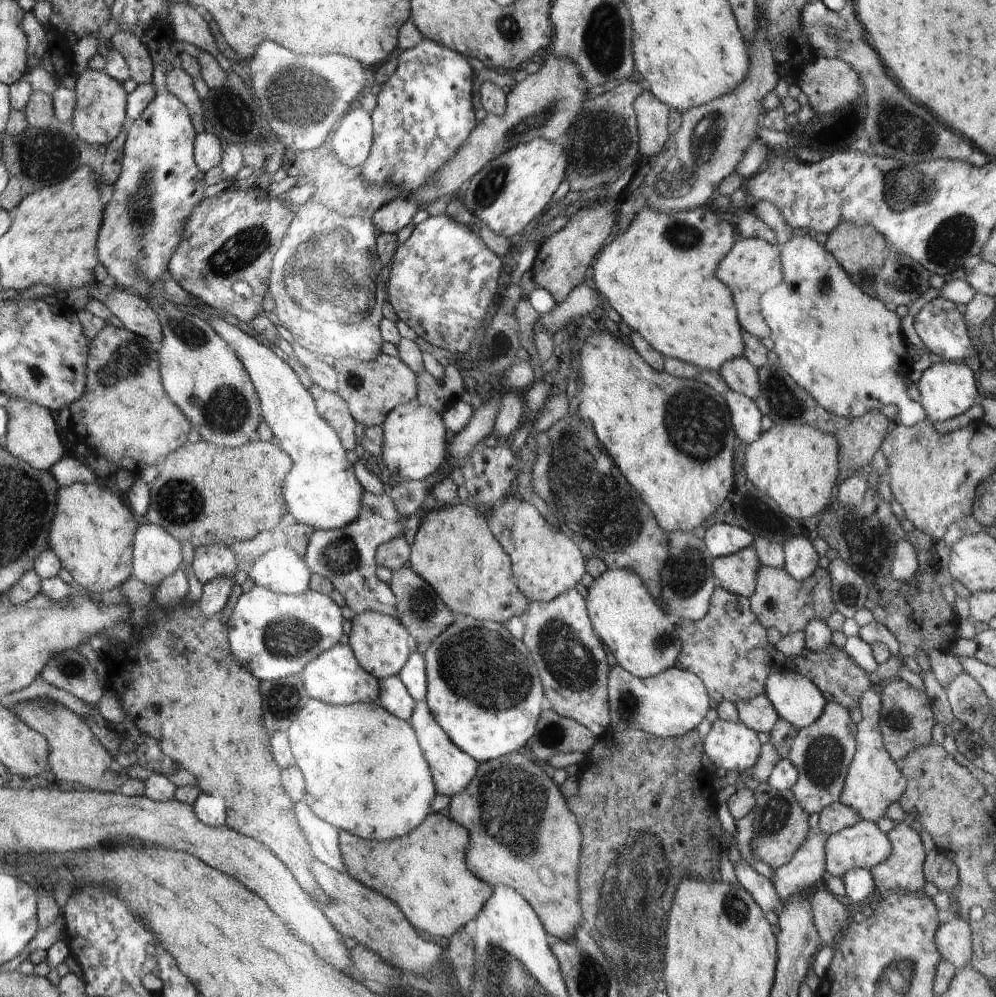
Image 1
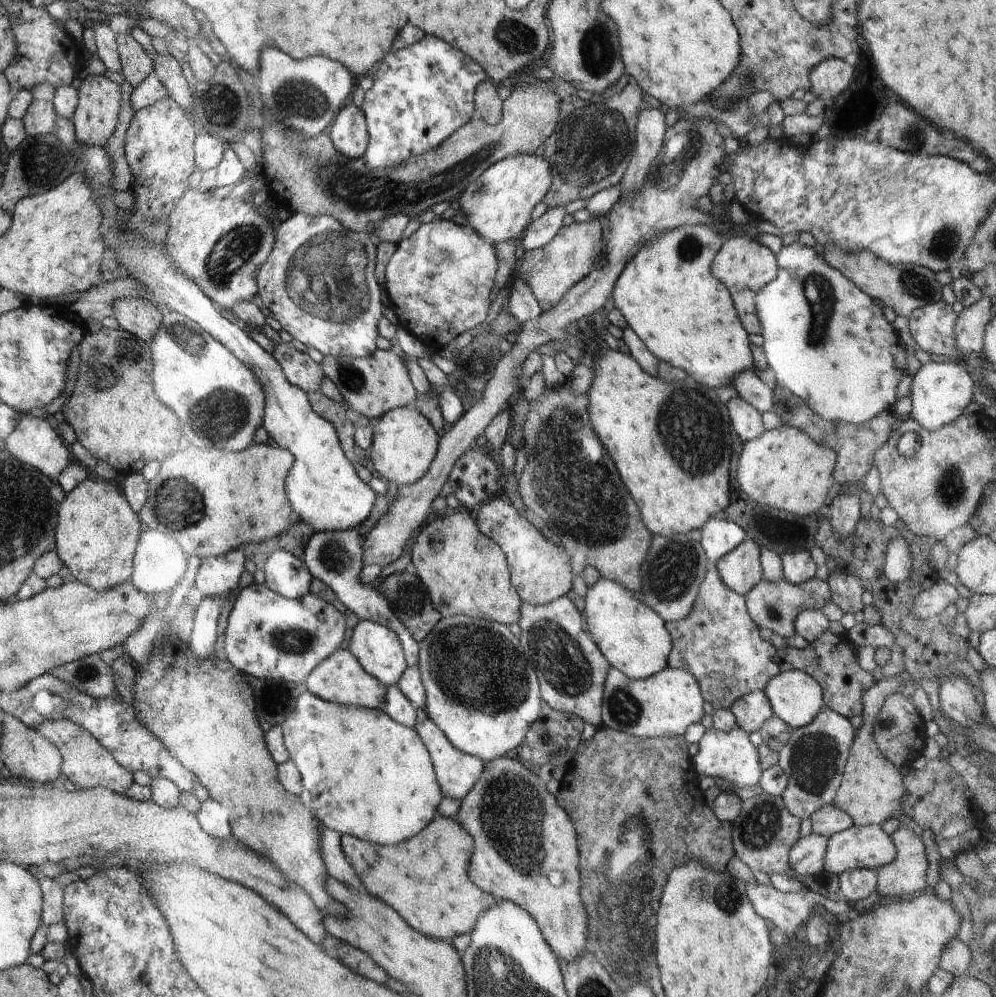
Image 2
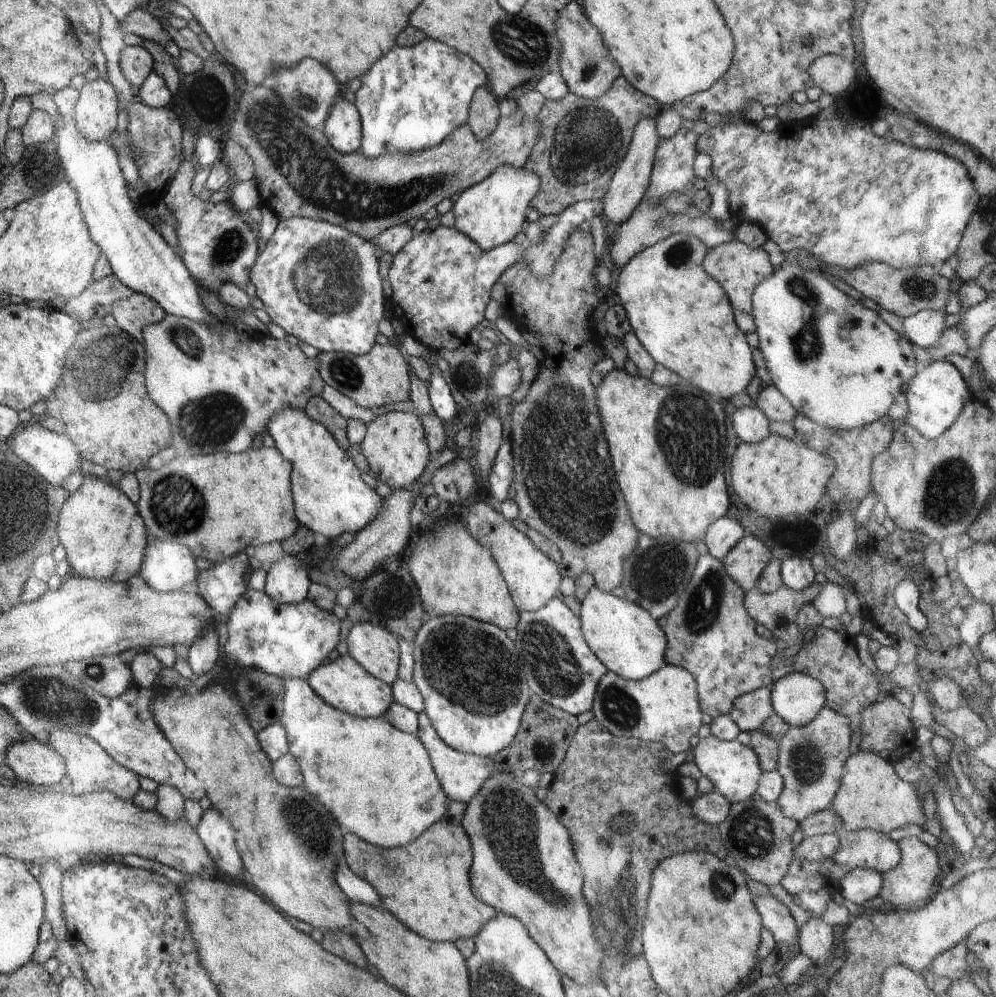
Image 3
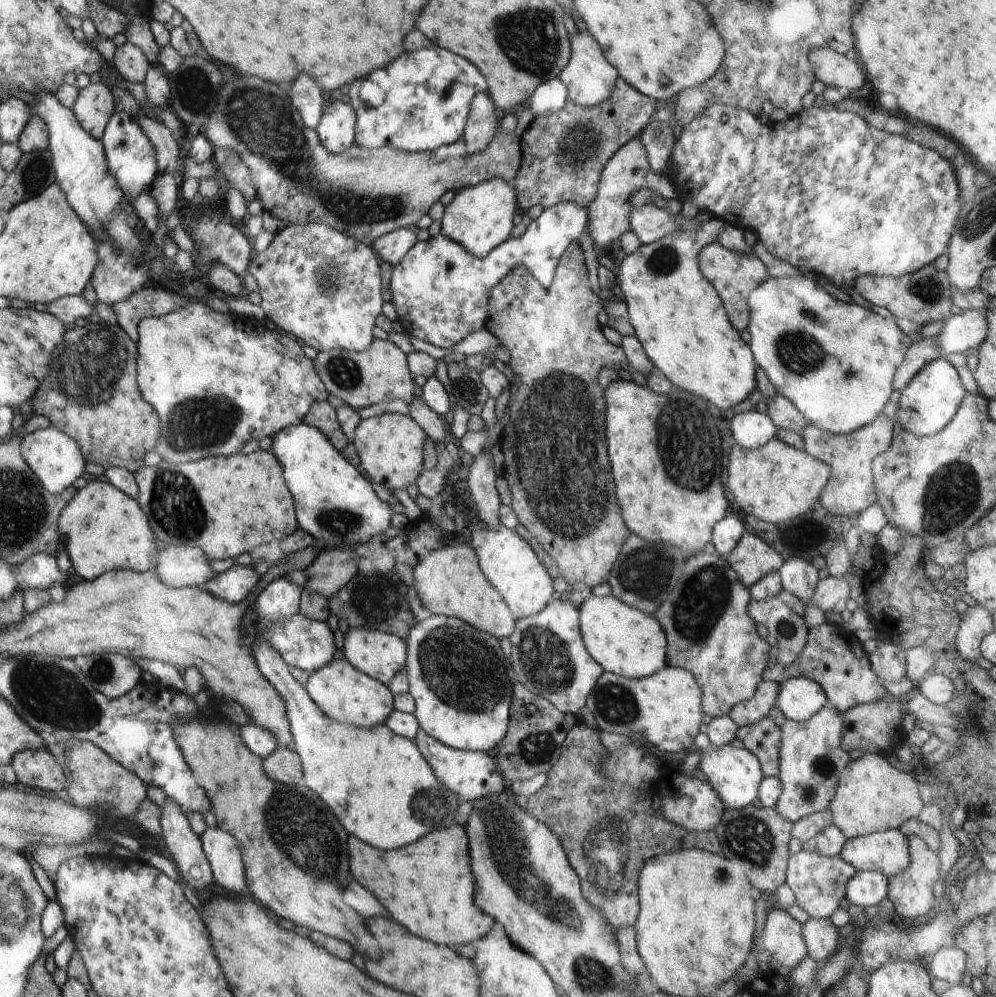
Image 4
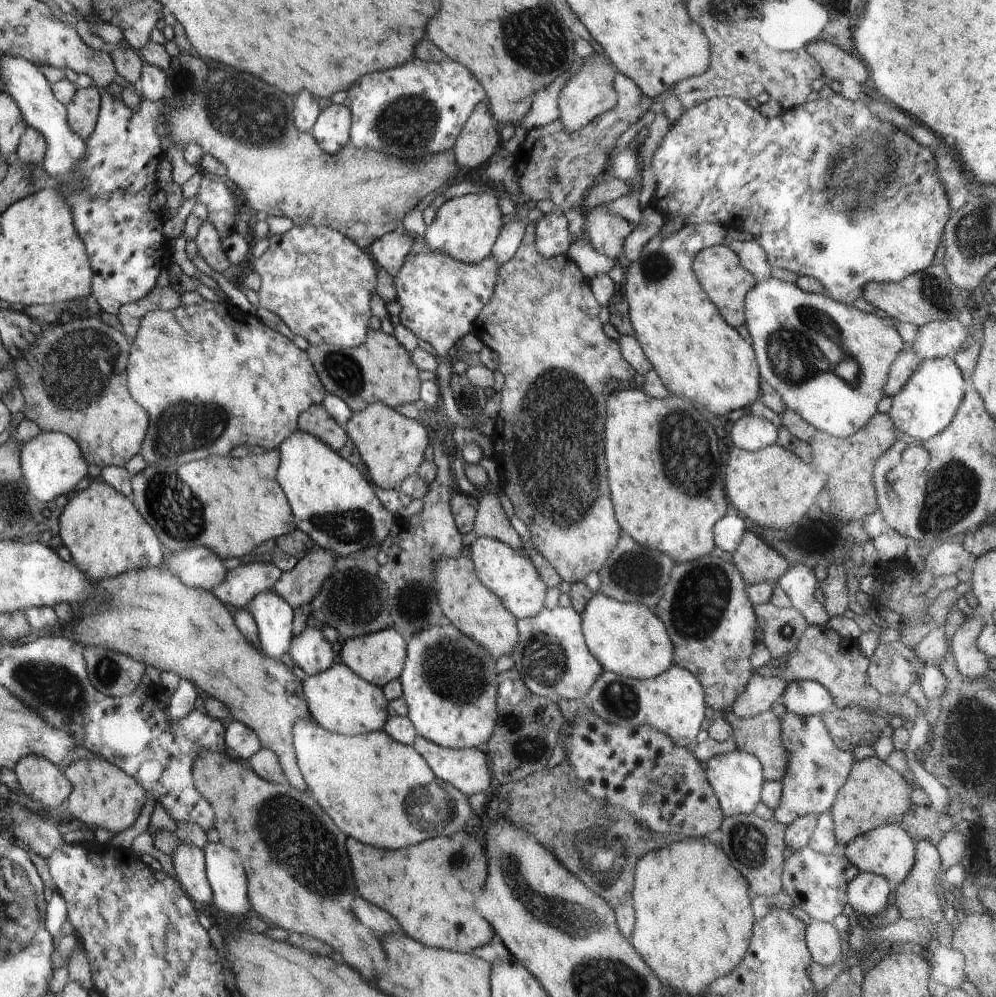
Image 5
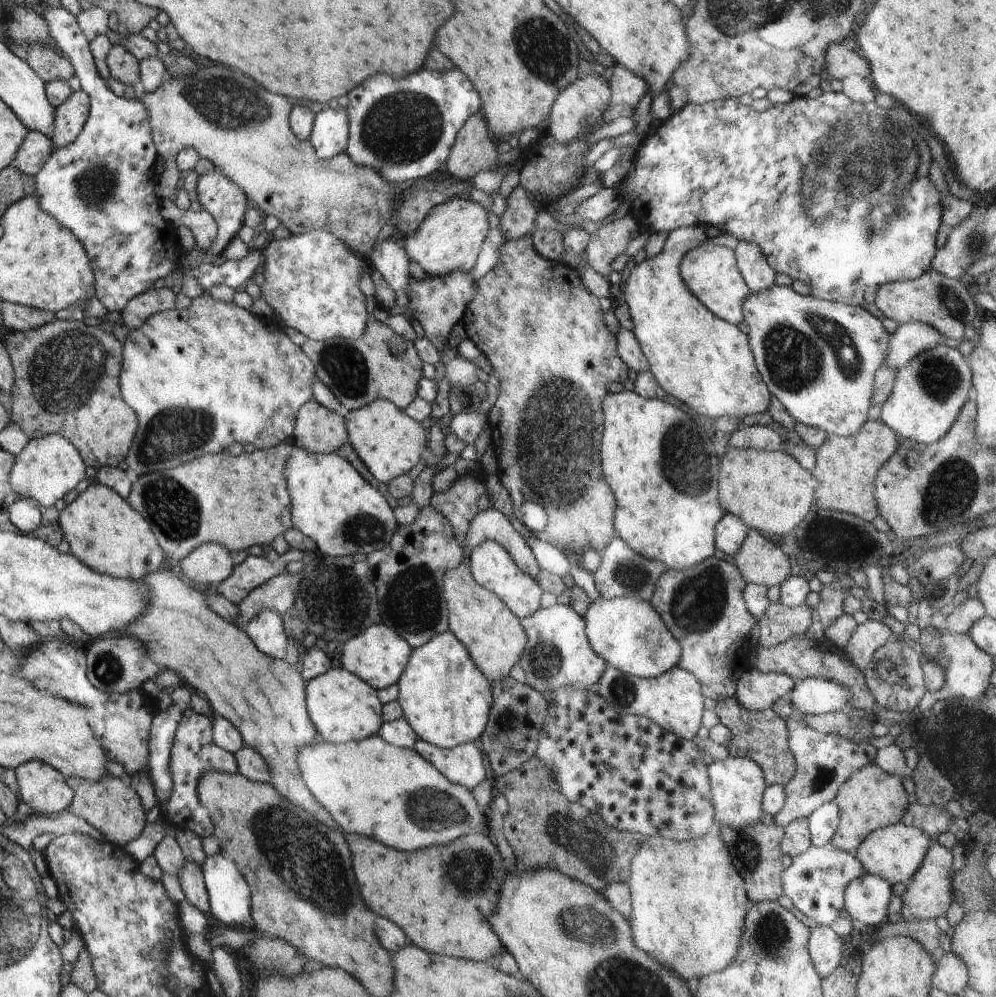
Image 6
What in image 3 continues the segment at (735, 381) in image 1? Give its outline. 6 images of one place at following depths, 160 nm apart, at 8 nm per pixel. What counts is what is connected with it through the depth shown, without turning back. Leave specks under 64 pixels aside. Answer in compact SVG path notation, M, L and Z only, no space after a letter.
M771 382L759 390L755 401L756 407L766 415L769 422L790 423L797 413L790 401L784 398L782 393Z

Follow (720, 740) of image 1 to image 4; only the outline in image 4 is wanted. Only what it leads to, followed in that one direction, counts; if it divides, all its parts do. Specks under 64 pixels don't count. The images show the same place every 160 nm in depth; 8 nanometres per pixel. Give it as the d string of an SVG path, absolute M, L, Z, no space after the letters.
M731 743L724 746L709 745L702 752L700 770L706 774L710 786L717 792L726 808L740 810L752 805L756 800L760 783L765 777L759 760L747 748L737 748Z

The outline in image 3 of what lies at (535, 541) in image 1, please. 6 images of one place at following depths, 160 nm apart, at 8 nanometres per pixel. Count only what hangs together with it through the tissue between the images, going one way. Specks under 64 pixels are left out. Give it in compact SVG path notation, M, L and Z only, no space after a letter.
M476 502L469 507L466 524L467 531L492 553L518 611L540 610L556 596L560 580L563 578L559 565L536 548L533 540L506 520L502 513L496 512L489 503Z

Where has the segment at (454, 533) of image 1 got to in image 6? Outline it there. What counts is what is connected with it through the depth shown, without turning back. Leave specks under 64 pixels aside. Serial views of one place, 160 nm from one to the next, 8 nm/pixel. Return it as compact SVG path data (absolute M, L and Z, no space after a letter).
M460 563L457 567L448 569L443 576L443 589L449 612L449 630L454 634L454 618L456 618L456 636L467 648L472 660L490 682L502 680L510 674L510 668L517 664L524 652L527 636L520 619L498 598L497 594L479 585L472 576L471 568Z

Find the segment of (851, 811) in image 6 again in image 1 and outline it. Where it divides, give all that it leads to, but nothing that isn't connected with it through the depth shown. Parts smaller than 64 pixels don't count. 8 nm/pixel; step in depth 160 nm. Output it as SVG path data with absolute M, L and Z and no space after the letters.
M870 688L861 696L860 709L863 720L857 726L856 752L847 770L845 783L839 801L853 808L864 821L877 822L886 814L886 809L904 794L906 777L892 760L883 743L879 727L881 715L881 696Z

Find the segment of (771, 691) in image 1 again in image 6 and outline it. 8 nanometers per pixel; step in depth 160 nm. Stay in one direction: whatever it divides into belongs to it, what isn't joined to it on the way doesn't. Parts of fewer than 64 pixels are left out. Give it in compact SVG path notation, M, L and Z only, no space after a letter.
M821 678L796 680L789 698L794 709L804 715L825 715L849 708L847 688Z

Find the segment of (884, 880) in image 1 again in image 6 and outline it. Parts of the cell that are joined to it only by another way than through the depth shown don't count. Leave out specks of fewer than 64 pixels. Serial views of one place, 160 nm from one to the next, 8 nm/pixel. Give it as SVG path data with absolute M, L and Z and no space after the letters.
M938 841L930 842L930 846L924 855L924 860L916 874L912 876L911 883L907 886L905 893L901 896L901 913L906 921L912 918L919 921L936 918L945 915L950 902L955 897L951 896L954 890L954 882L950 884L950 874L953 870L953 852L951 849L940 845Z

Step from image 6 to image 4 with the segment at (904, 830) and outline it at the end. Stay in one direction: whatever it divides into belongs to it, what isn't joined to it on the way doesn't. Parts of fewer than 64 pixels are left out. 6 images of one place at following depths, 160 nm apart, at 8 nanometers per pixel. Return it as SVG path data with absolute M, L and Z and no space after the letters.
M899 829L847 839L839 856L856 871L878 871L887 878L910 864L909 842Z

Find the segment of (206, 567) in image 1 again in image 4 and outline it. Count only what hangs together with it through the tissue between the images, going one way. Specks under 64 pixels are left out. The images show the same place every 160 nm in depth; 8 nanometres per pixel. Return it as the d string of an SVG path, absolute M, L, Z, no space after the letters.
M235 564L212 578L205 588L215 597L230 604L238 604L246 602L244 598L256 588L256 584L258 584L257 572L254 572L250 566Z

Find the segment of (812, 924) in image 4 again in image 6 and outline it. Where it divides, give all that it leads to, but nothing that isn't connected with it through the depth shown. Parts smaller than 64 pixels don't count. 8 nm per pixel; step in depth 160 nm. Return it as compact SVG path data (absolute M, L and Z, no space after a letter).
M828 925L811 928L807 949L820 978L830 976L842 964L842 939Z

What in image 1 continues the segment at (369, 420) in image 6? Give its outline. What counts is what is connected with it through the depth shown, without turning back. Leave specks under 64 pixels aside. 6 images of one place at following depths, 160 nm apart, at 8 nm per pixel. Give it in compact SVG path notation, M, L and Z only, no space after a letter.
M417 398L395 406L387 416L383 428L383 468L390 474L410 480L422 480L444 466L450 432L441 414L431 406L424 406Z

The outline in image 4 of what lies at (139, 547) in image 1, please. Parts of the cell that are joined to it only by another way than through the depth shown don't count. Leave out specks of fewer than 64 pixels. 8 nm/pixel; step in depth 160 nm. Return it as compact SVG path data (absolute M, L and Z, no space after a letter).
M162 544L159 554L160 566L154 571L170 588L202 587L214 578L214 572L201 548L182 548L182 546Z

